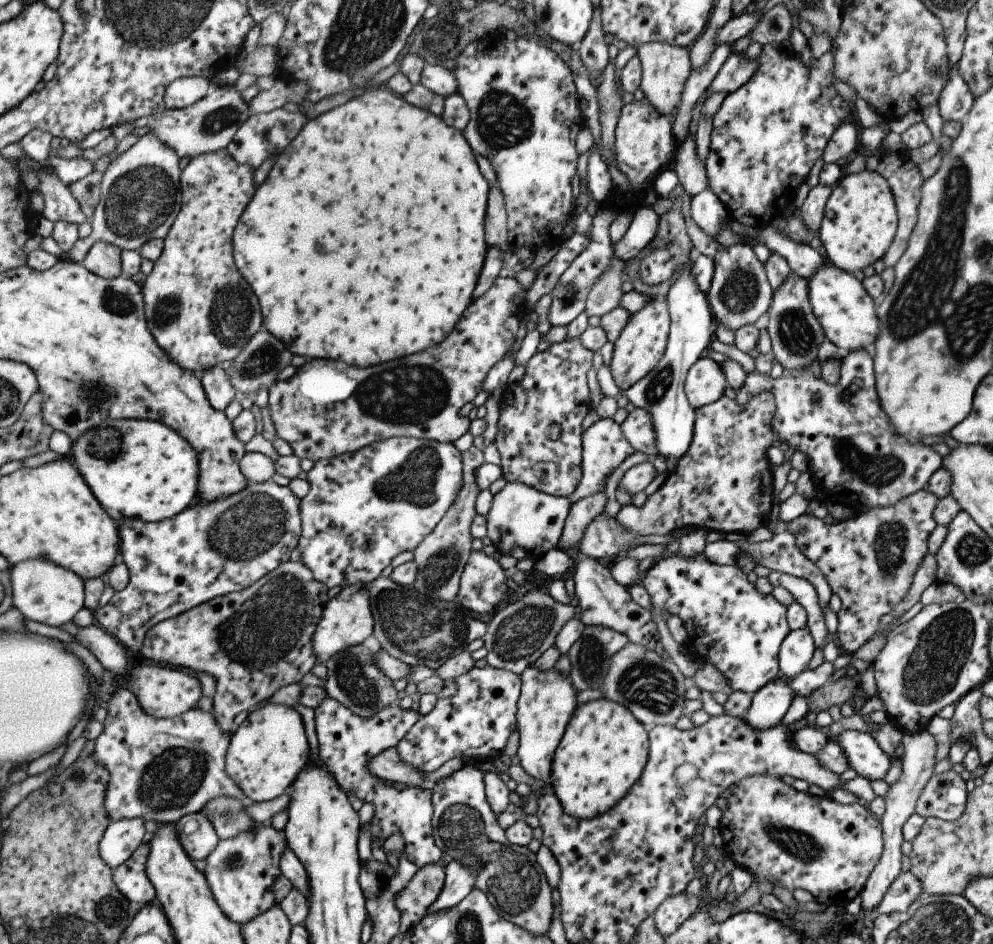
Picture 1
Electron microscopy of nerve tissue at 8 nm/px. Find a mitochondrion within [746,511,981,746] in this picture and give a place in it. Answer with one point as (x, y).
(934, 665)

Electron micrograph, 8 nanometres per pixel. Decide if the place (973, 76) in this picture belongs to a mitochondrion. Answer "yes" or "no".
no

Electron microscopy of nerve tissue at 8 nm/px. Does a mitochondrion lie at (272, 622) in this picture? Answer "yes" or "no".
yes

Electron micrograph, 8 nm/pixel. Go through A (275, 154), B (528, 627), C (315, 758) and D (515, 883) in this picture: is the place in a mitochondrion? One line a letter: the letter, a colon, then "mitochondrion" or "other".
A: other
B: mitochondrion
C: other
D: mitochondrion

